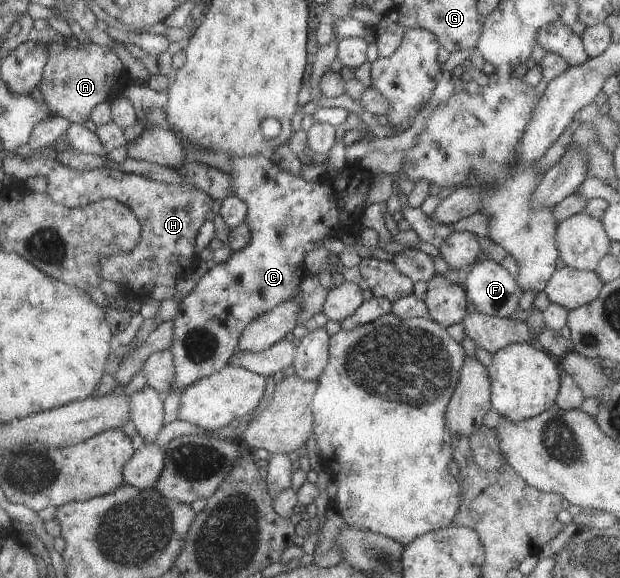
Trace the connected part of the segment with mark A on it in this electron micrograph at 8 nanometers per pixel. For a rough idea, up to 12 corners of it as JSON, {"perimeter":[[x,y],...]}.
{"perimeter":[[49,43],[41,91],[83,124],[134,83],[112,48]]}

